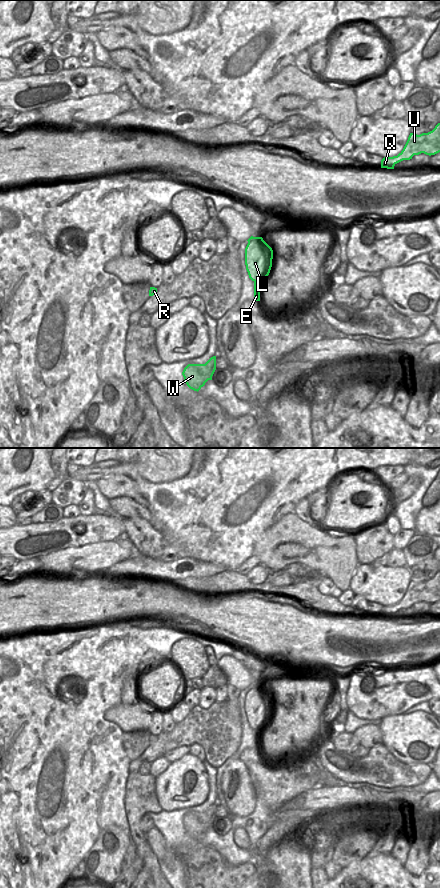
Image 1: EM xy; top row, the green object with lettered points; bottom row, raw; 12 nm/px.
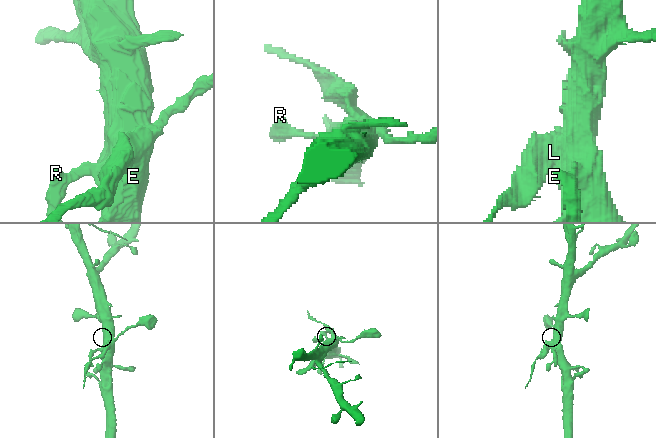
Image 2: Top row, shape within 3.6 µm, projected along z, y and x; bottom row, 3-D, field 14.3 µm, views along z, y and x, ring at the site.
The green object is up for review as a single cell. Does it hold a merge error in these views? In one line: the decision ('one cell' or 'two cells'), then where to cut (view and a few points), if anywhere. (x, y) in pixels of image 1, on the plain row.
two cells | xy (262, 728), (254, 730)

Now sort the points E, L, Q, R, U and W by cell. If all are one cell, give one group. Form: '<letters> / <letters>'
E R W / L Q U

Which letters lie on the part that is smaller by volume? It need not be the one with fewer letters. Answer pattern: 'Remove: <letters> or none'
Remove: L, Q, U

